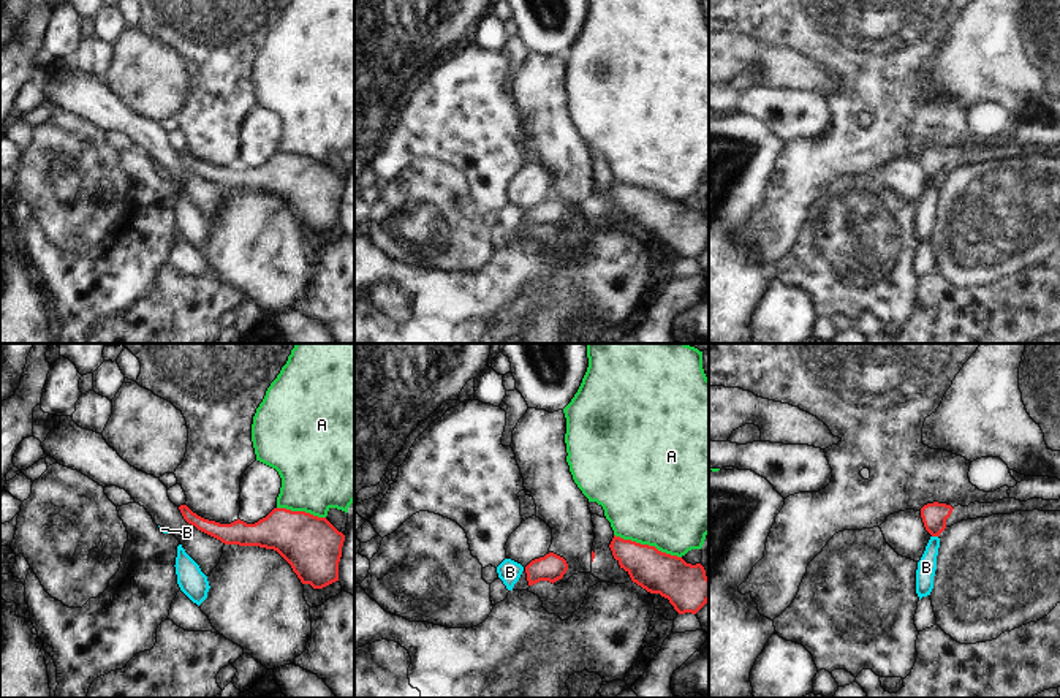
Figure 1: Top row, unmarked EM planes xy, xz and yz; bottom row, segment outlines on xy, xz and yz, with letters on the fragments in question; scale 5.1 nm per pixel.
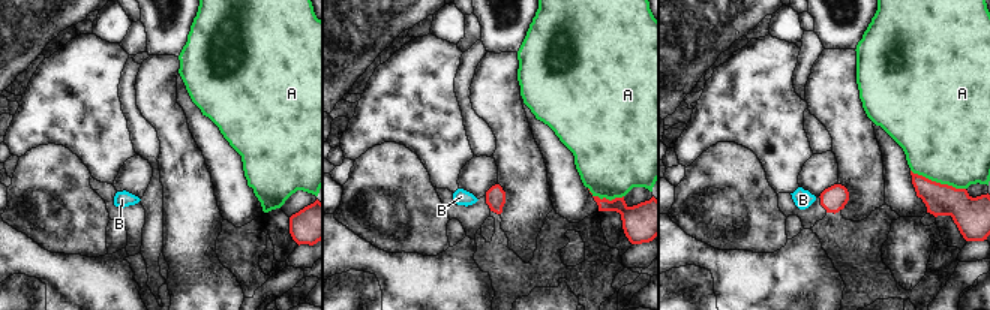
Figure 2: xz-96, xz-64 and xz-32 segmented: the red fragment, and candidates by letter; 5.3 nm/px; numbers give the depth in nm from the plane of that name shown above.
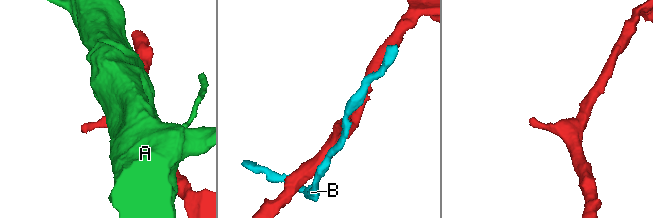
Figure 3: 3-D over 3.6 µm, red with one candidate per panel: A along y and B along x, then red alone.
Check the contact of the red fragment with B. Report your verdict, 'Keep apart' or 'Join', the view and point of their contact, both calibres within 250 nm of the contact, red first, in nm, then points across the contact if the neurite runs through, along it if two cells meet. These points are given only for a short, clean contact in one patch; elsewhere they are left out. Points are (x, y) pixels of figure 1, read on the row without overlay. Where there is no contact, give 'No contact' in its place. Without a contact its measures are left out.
Keep apart. Touches red at yz (935, 181). Thickness 130 nm (red) against 100 nm. Boundary: yz (932, 181), (937, 182)

